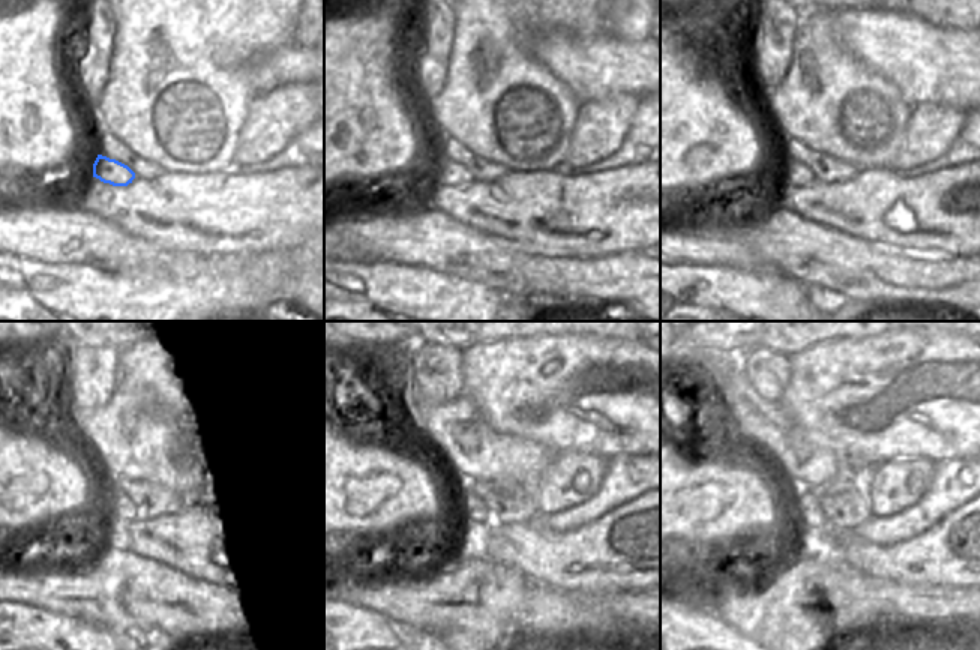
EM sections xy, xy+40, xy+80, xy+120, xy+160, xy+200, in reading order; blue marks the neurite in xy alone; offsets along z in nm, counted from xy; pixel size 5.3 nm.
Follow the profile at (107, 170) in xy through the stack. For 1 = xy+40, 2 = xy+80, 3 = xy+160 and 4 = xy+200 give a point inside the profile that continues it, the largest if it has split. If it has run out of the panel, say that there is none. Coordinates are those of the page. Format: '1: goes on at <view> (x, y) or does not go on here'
1: goes on at xy+40 (447, 173)
2: goes on at xy+80 (794, 173)
3: goes on at xy+160 (471, 509)
4: goes on at xy+200 (808, 511)

